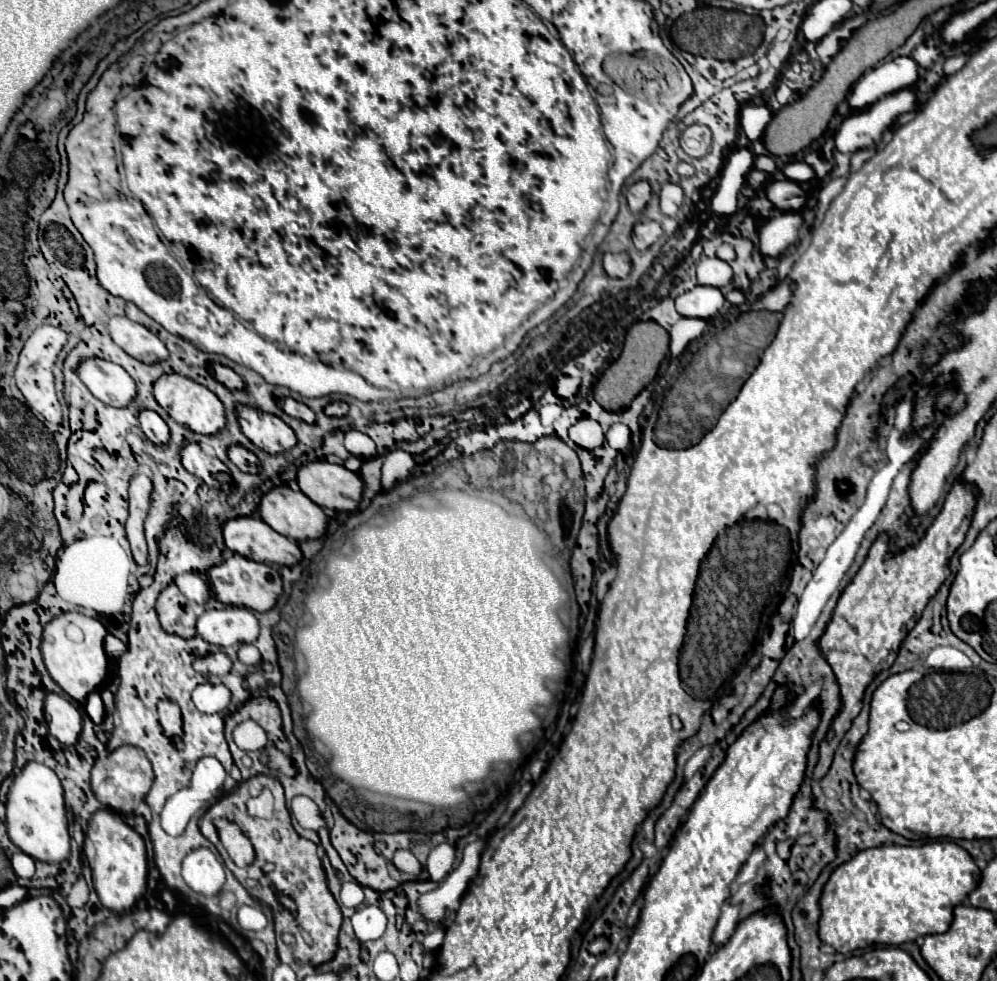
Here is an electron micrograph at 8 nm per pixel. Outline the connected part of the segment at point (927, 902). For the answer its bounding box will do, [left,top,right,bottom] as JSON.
[819,842,981,954]

